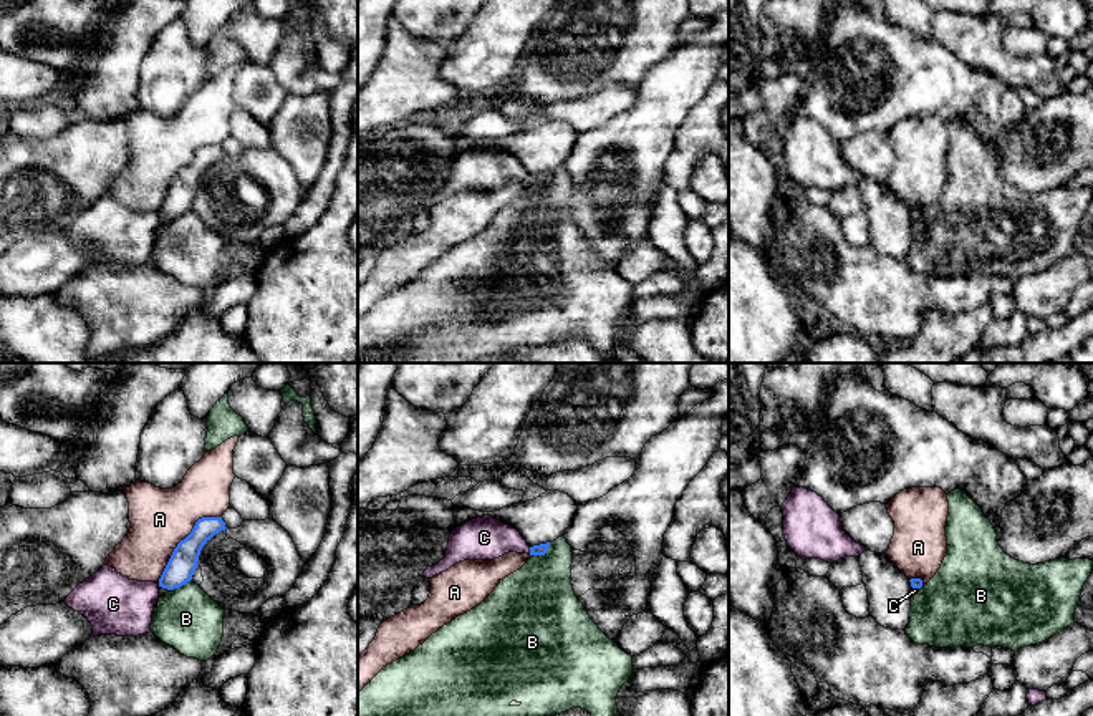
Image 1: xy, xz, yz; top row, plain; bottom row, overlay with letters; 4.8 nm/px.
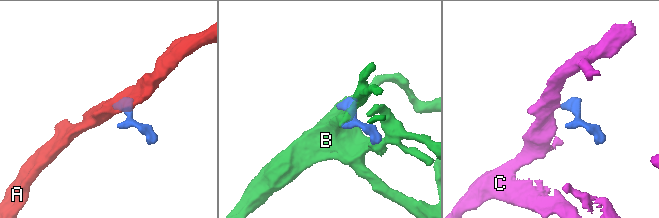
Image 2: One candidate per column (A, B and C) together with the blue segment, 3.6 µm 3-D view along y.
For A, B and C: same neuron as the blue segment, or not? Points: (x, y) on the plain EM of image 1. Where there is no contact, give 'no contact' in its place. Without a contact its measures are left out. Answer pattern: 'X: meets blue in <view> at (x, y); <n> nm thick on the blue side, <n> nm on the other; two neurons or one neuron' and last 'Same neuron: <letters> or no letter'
A: meets blue in xy at (181, 169); 140 nm thick on the blue side, 280 nm on the other; two neurons
B: meets blue in xz at (542, 183); 50 nm thick on the blue side, 380 nm on the other; two neurons
C: meets blue in xz at (530, 179); 50 nm thick on the blue side, 200 nm on the other; one neuron
Same neuron: C

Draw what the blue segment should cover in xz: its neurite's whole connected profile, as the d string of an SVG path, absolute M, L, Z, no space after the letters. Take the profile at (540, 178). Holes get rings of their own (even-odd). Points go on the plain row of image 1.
M492 144L472 148L455 156L445 186L424 199L432 207L464 189L495 189L508 181L545 184L550 171L530 176L522 162Z

